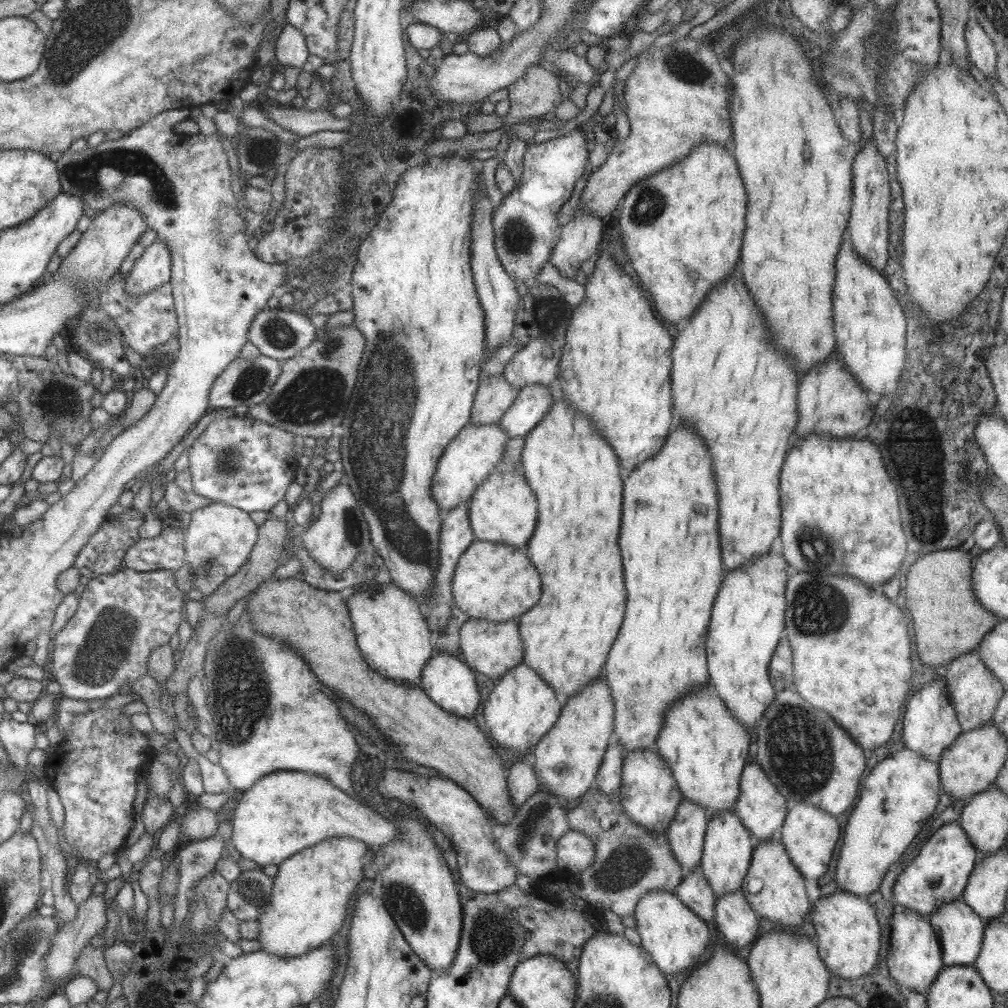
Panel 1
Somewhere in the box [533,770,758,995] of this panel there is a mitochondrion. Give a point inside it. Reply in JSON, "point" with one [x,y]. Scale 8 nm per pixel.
{"point":[629,863]}

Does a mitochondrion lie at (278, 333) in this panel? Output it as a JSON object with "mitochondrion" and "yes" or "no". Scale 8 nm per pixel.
{"mitochondrion":"yes"}

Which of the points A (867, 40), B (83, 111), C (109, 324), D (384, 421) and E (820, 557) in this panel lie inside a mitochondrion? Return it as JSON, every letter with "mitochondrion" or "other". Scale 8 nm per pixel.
{"A":"mitochondrion","B":"other","C":"mitochondrion","D":"mitochondrion","E":"mitochondrion"}

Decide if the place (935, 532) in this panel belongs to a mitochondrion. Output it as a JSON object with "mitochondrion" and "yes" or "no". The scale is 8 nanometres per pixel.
{"mitochondrion":"yes"}

